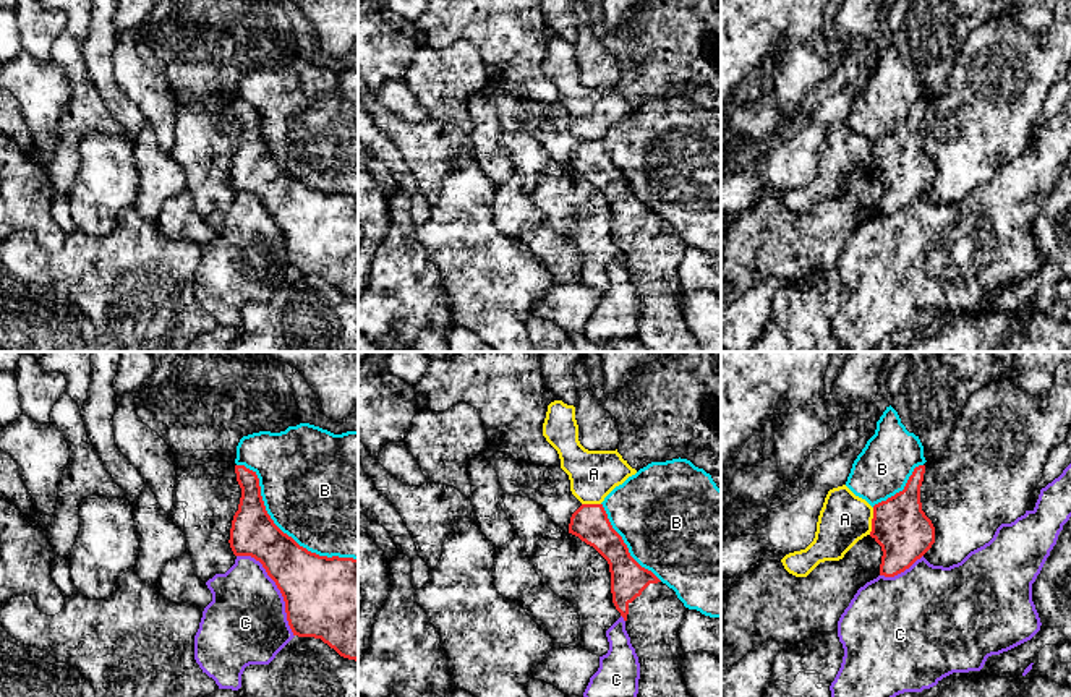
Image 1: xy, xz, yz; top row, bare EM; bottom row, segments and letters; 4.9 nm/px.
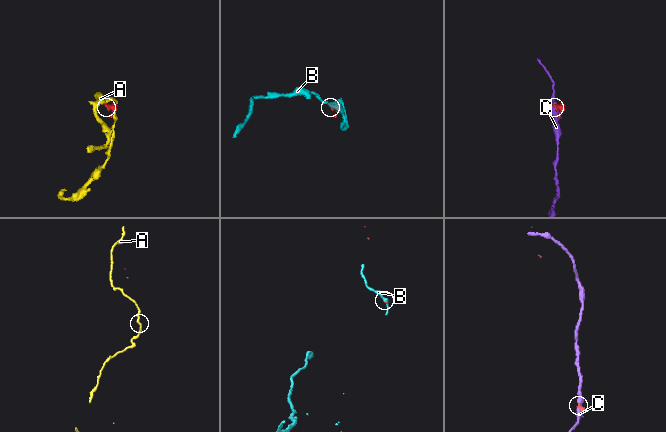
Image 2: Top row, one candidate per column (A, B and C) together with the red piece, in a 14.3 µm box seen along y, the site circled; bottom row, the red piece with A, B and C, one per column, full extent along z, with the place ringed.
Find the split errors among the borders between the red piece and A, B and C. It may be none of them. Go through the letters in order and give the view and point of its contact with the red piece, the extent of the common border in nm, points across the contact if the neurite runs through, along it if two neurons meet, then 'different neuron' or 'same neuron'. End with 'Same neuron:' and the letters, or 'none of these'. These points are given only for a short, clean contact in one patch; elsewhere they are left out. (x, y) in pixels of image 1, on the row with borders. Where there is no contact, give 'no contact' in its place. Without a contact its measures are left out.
A: yz (872, 521) | 140 nm | different neuron
B: xy (281, 530) | 750 nm | different neuron
C: xy (277, 587) | 500 nm | different neuron
Same neuron: none of these

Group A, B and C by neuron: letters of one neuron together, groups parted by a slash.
A / B / C

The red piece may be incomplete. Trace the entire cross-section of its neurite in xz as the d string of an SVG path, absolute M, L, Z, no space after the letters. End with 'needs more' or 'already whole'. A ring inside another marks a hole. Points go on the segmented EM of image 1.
M582 504L570 517L569 533L593 546L609 564L612 603L625 621L625 631L640 663L637 697L690 697L682 676L684 650L677 634L687 608L676 592L630 556L603 504Z; needs more

